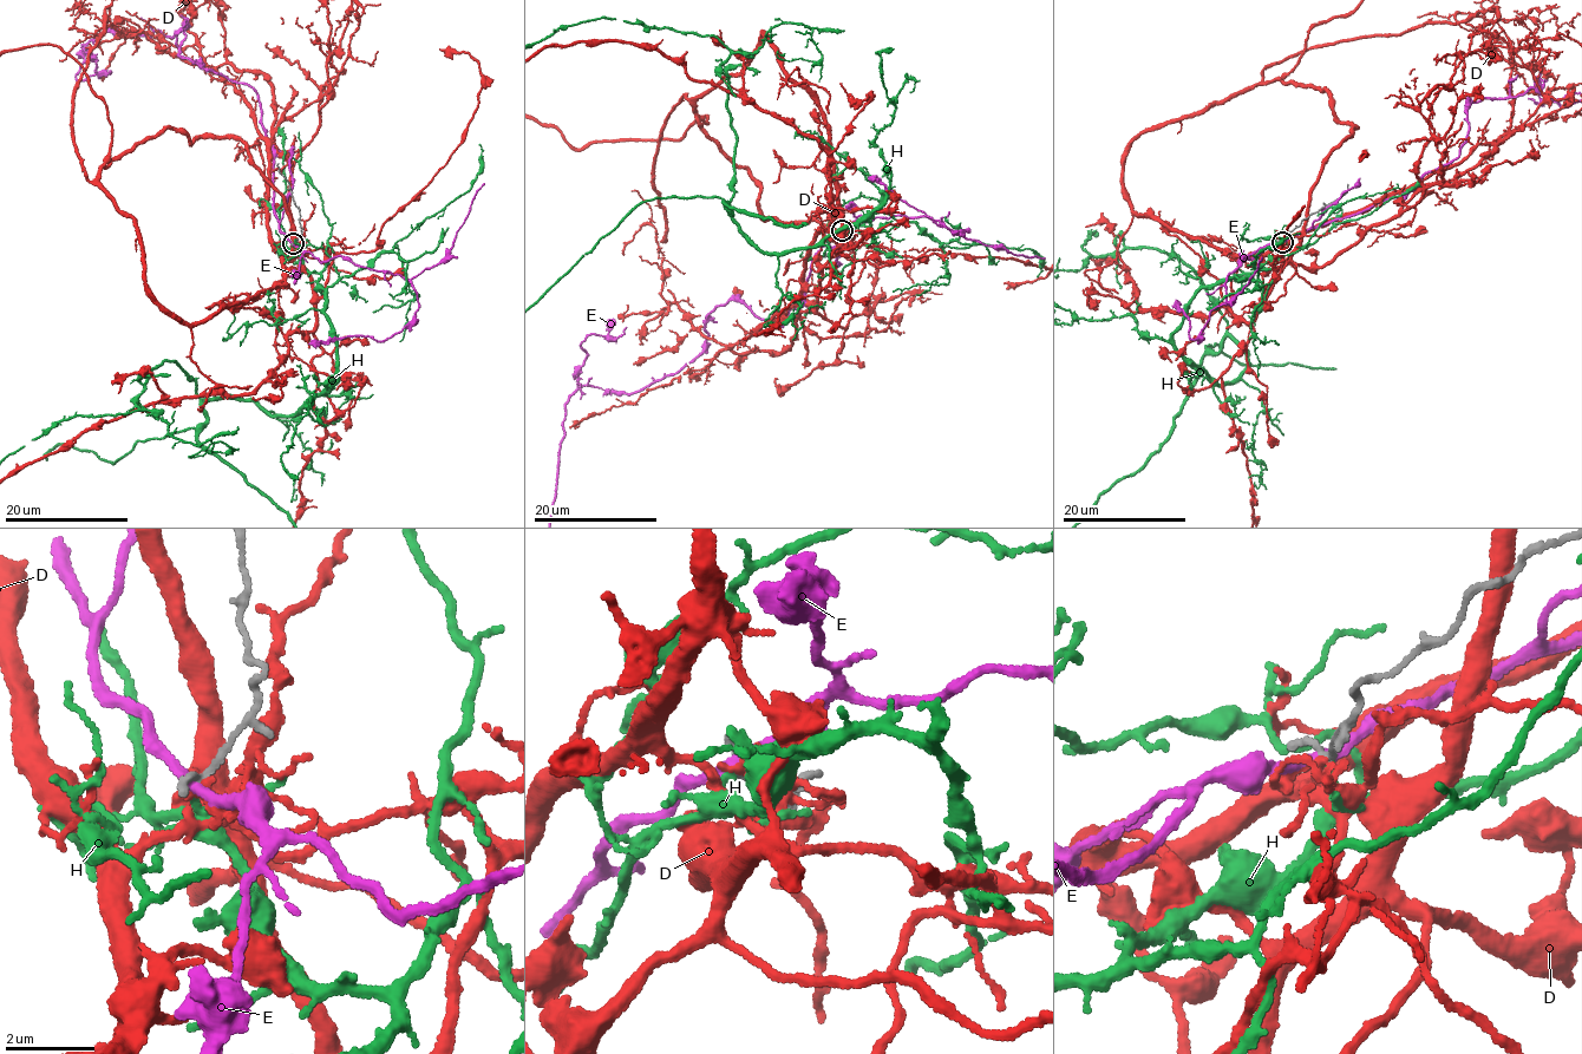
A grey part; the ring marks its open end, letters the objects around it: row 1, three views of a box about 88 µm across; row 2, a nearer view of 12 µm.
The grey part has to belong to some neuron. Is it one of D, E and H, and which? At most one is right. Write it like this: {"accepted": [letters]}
{"accepted": ["H"]}

